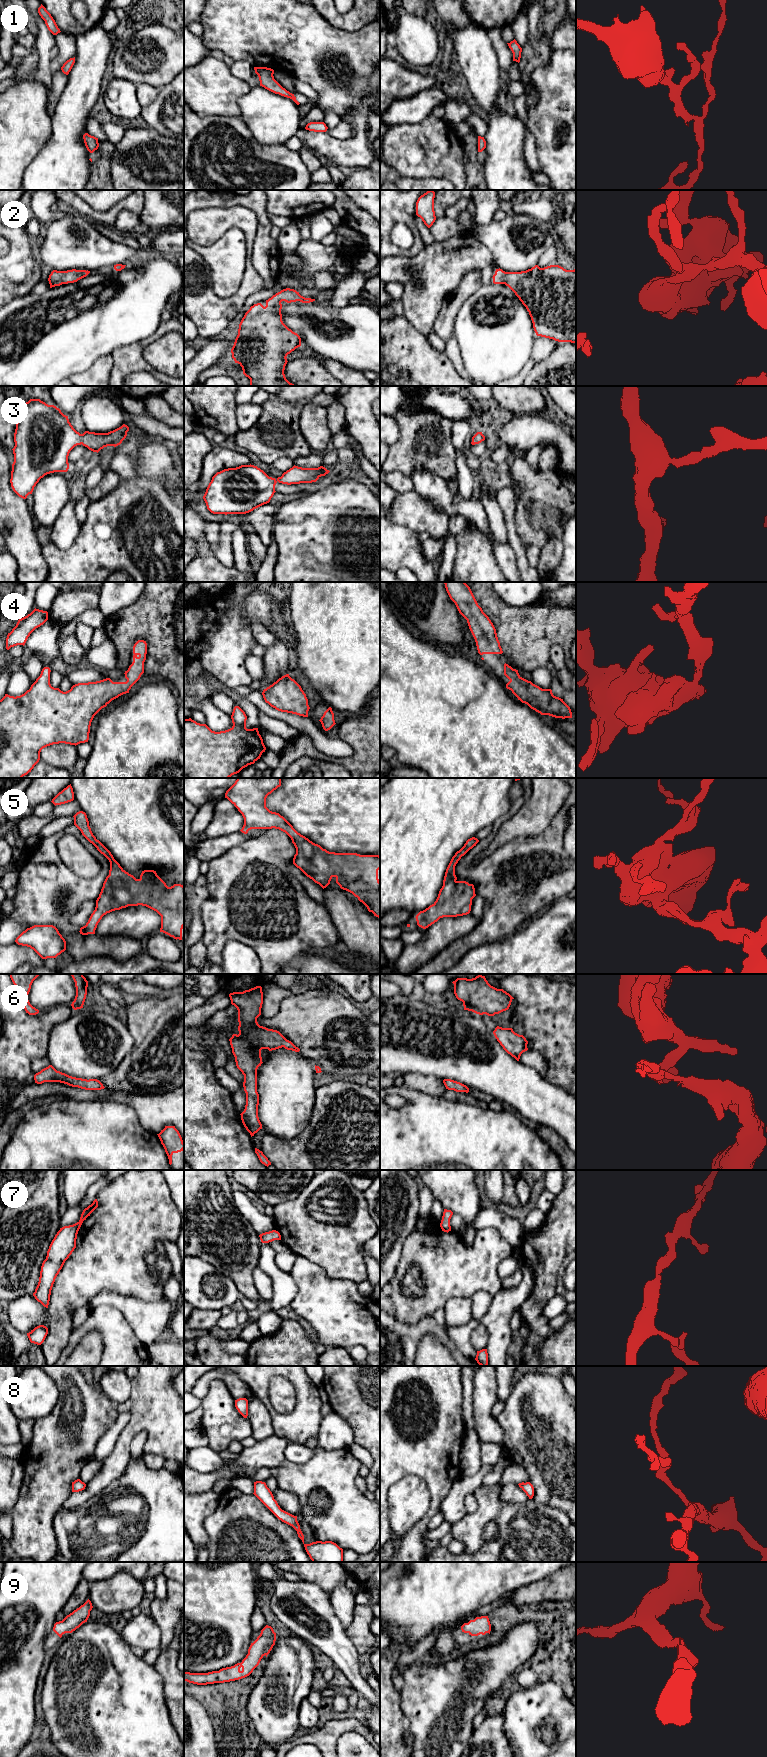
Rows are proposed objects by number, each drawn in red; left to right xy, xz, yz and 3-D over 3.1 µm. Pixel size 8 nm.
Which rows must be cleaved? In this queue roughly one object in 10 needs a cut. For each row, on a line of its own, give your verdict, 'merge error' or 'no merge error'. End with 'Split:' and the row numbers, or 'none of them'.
1: no merge error
2: no merge error
3: no merge error
4: no merge error
5: no merge error
6: no merge error
7: no merge error
8: no merge error
9: no merge error
Split: none of them

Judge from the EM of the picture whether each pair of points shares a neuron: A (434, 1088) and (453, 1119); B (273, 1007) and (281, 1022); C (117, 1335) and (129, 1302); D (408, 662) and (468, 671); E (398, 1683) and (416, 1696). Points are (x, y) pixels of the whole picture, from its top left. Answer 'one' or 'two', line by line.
A: two
B: two
C: two
D: one
E: two

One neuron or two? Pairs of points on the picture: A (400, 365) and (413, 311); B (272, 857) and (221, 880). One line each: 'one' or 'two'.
A: two
B: one

